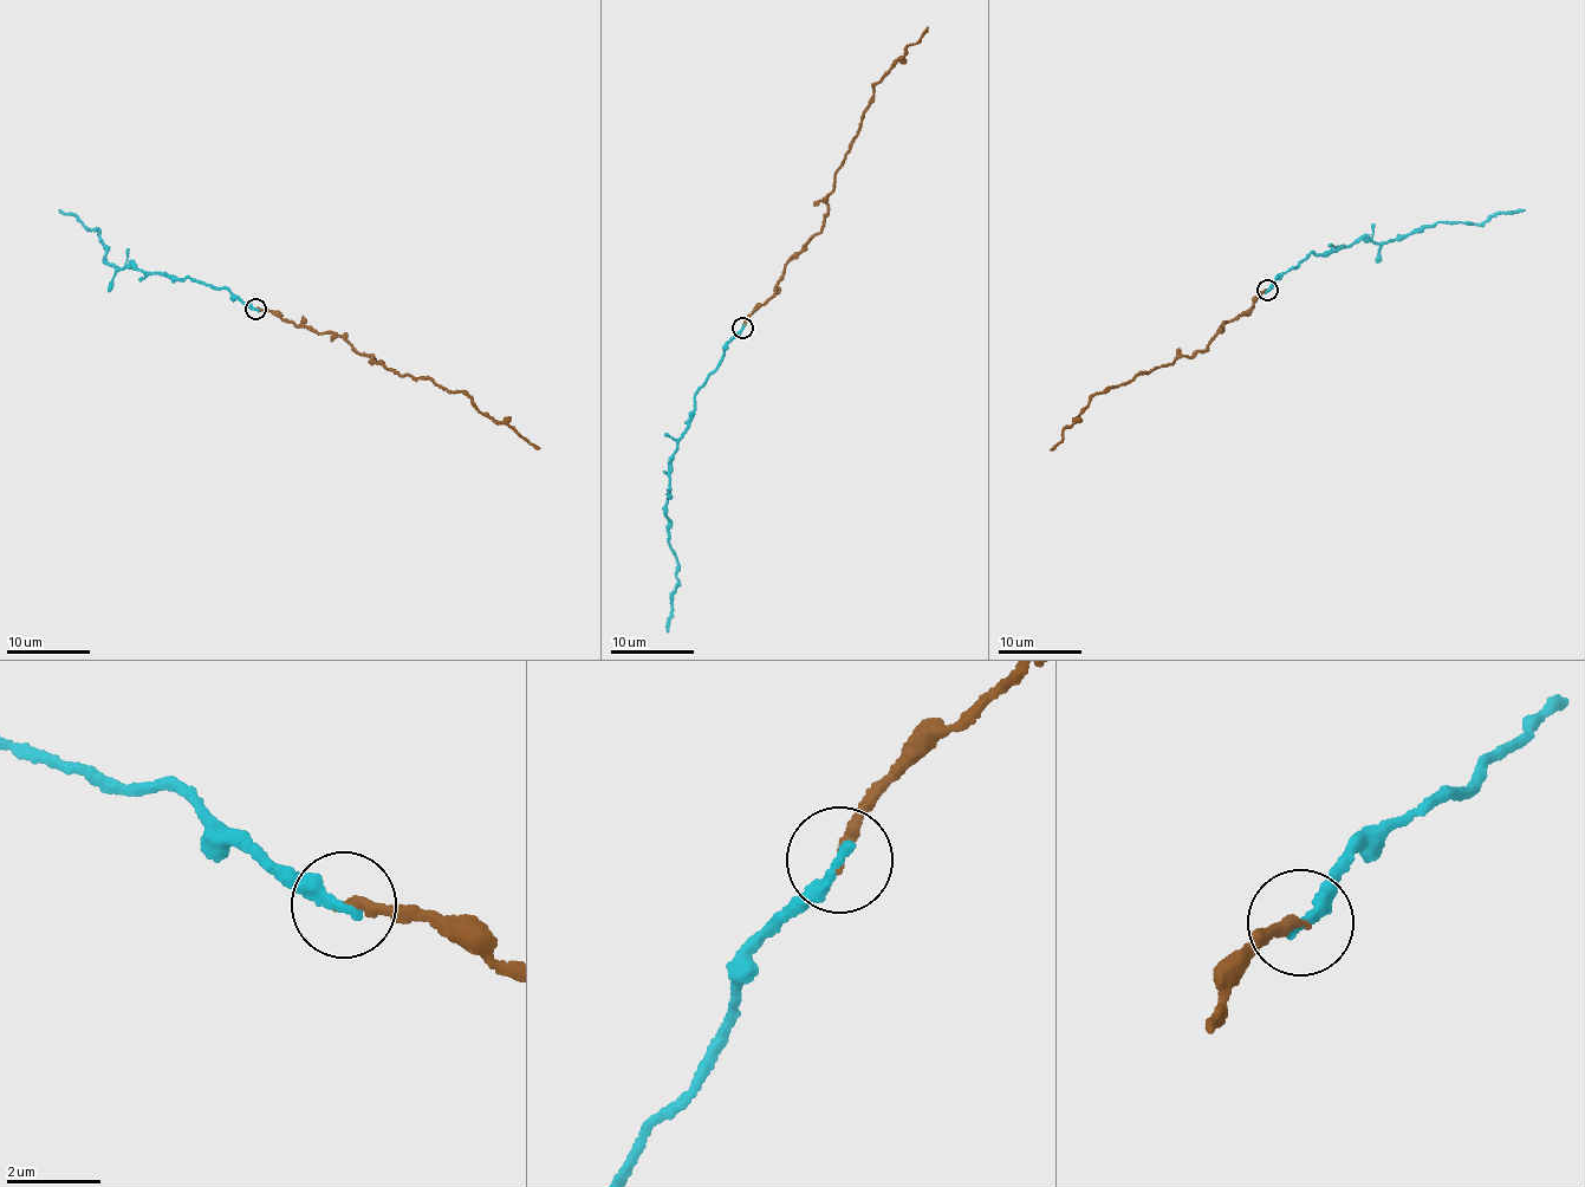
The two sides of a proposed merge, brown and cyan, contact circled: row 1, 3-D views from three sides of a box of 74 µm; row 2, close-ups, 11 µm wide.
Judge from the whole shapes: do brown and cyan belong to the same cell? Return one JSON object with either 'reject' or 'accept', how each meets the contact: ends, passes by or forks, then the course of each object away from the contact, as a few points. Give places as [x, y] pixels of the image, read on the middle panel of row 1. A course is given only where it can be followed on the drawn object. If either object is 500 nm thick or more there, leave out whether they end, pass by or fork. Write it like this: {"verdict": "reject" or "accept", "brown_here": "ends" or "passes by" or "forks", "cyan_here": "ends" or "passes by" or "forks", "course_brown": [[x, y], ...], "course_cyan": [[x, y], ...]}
{"verdict": "accept", "brown_here": "ends", "cyan_here": "ends", "course_brown": [[742, 328], [820, 231], [826, 194], [874, 88], [929, 26]], "course_cyan": [[742, 328], [697, 391], [692, 421], [670, 471], [666, 516], [677, 559], [676, 590], [668, 631]]}

